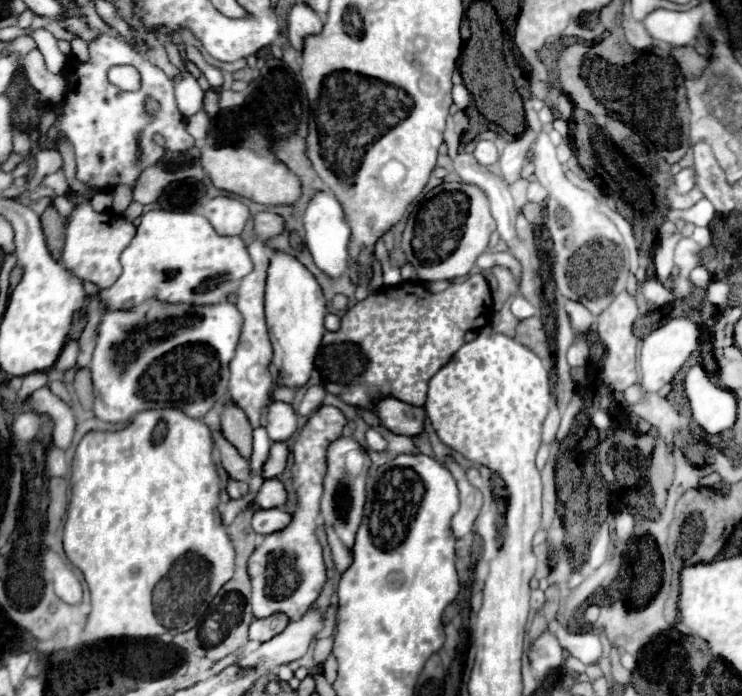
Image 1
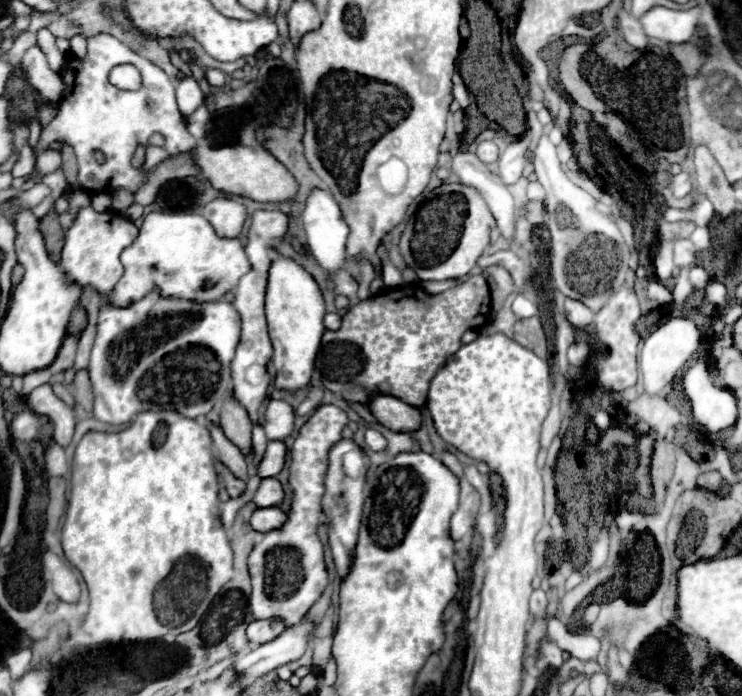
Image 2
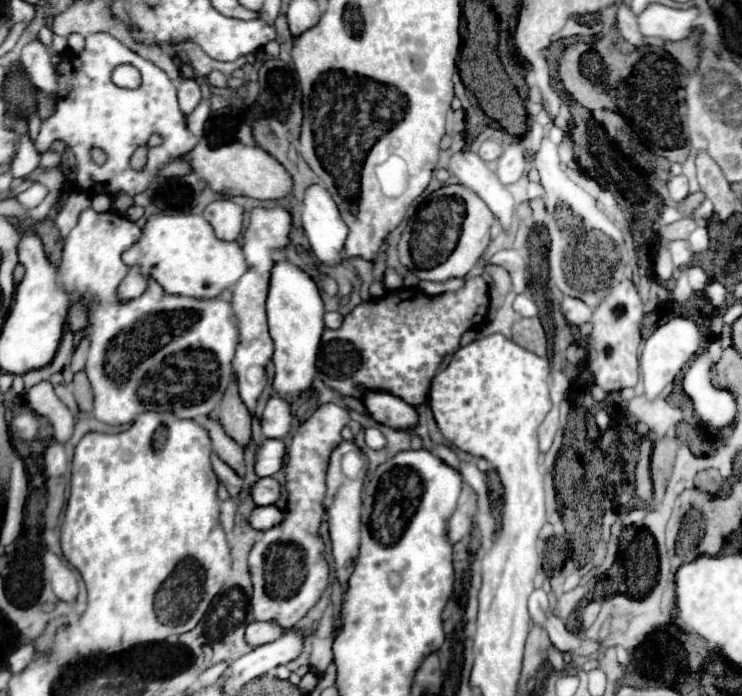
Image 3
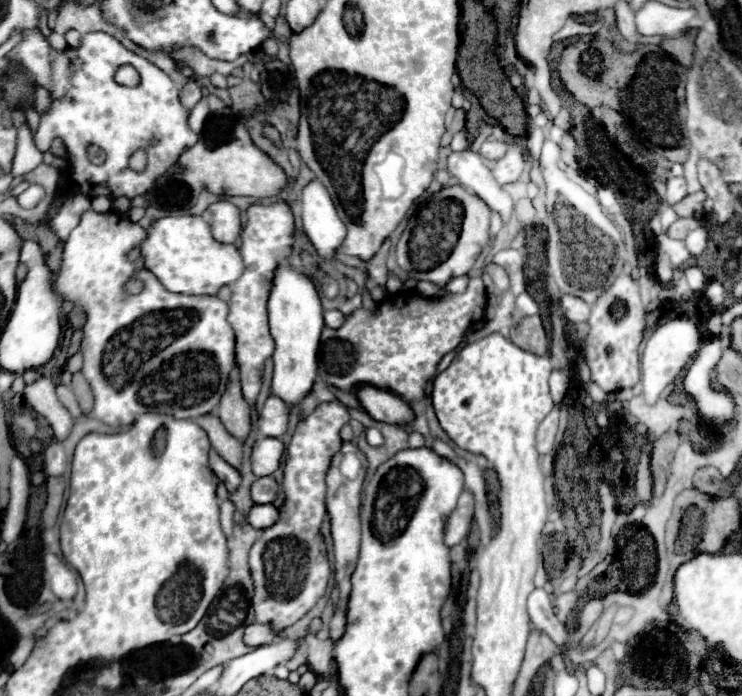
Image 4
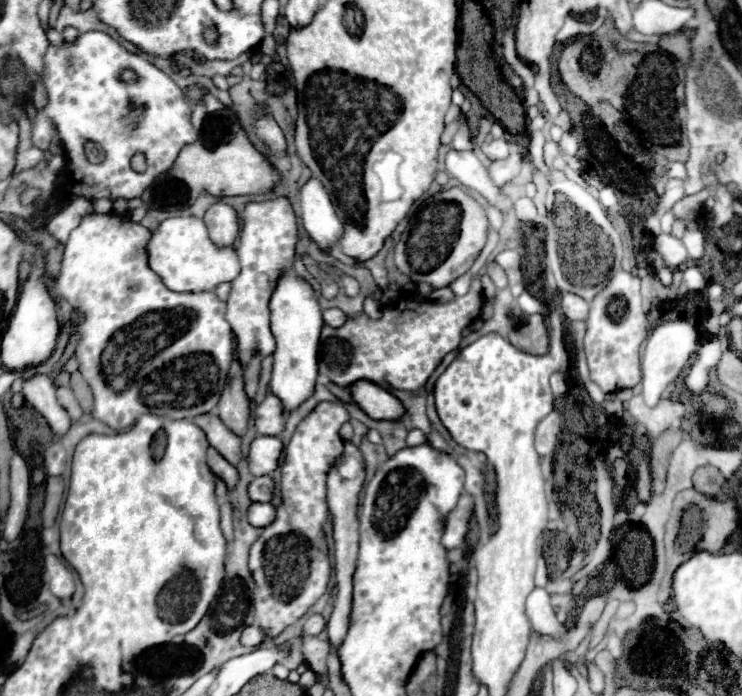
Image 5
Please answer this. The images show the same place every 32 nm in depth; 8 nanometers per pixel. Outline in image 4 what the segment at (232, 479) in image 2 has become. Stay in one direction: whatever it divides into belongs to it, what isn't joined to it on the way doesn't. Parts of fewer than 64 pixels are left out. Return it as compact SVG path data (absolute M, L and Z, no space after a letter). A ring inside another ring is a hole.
M210 450L210 456L208 456L208 458L210 458L210 468L212 468L212 472L226 484L228 492L234 492L234 490L238 488L238 484L240 484L240 474L238 474L238 470L232 468L226 460L222 460L216 450Z

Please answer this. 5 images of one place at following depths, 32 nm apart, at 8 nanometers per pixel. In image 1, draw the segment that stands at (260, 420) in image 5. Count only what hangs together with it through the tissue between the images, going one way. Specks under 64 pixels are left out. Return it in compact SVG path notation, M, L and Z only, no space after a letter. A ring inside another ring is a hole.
M272 400L268 404L268 424L266 424L268 438L274 442L286 442L296 430L296 418L298 416L290 404Z

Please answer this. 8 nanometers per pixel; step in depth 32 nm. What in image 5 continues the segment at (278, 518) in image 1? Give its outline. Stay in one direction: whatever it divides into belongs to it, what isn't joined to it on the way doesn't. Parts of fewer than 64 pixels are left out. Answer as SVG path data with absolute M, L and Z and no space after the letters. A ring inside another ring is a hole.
M252 502L248 508L248 522L256 528L268 526L276 516L276 508L266 502Z

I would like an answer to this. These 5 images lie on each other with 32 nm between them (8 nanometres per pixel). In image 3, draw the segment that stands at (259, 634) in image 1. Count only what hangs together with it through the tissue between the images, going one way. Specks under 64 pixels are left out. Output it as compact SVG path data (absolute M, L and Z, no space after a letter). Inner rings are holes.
M252 622L246 626L246 642L250 646L268 644L272 640L278 640L284 634L284 628L280 628L276 622Z

